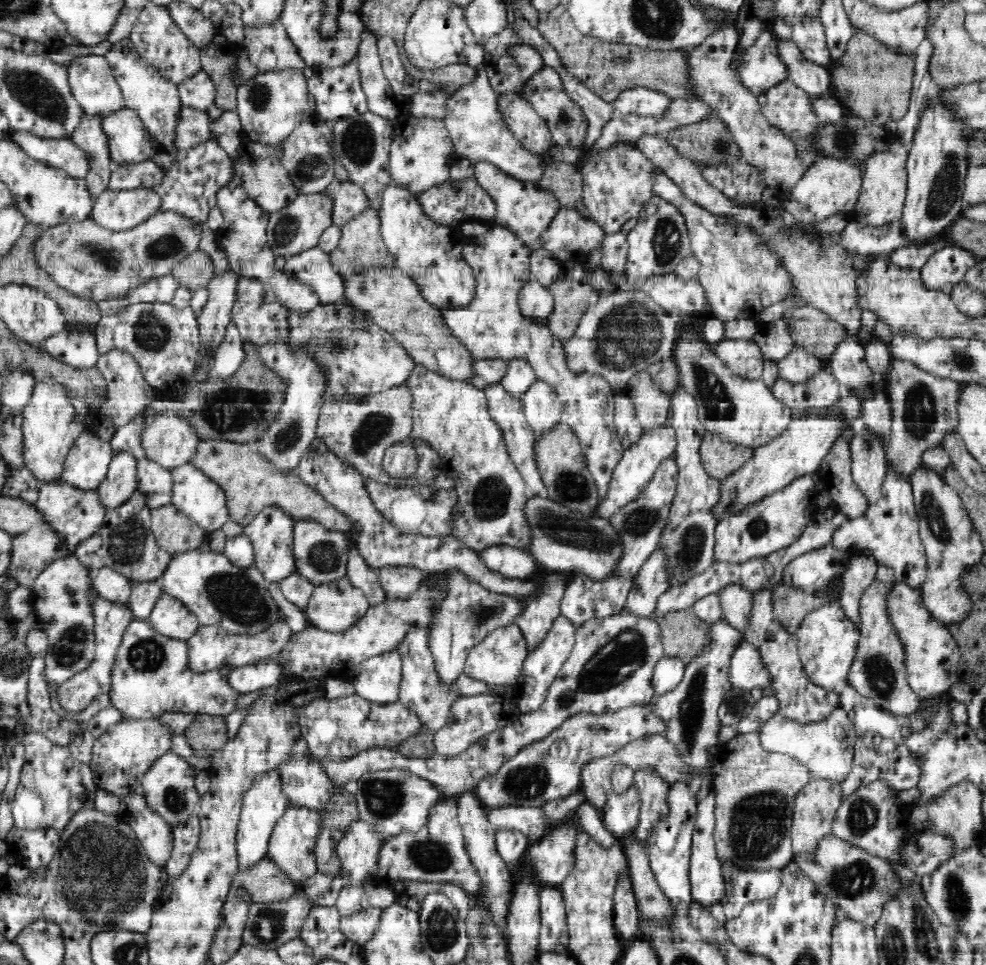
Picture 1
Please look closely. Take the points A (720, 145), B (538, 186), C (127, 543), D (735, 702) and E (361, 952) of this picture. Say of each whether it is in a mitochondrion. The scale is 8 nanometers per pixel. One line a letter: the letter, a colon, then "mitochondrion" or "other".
A: mitochondrion
B: other
C: mitochondrion
D: mitochondrion
E: other

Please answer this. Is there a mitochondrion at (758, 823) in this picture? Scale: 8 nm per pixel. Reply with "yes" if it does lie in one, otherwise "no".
yes

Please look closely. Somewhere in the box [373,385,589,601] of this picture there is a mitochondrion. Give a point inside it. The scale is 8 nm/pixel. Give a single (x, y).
(489, 498)

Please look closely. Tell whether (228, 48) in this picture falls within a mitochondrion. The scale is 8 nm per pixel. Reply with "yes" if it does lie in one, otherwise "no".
no

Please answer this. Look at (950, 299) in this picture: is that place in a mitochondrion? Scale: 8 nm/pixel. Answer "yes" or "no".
no

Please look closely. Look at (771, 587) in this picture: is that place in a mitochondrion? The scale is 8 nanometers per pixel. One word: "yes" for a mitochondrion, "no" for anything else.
no

